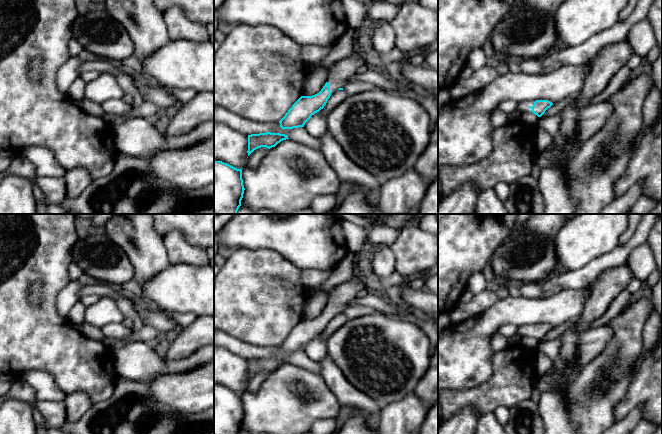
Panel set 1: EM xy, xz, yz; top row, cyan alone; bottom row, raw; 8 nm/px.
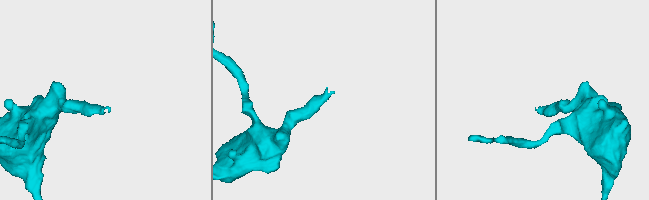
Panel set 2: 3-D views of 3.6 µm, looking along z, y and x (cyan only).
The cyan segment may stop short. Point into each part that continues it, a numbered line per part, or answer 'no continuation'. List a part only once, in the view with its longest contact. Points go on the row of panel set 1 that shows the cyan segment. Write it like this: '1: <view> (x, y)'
1: yz (523, 107)

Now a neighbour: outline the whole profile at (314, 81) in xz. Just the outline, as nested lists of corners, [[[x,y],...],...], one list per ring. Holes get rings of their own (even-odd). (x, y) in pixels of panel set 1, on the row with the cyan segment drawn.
[[[317,68],[305,75],[302,84],[302,96],[312,96],[321,91],[327,82],[328,69]]]

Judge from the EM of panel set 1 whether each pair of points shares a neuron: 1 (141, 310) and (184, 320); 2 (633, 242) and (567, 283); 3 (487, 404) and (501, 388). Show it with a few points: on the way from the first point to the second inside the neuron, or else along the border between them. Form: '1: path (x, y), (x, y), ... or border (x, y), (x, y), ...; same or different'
1: path (152, 309), (158, 309), (173, 316); same
2: path (617, 257), (602, 262), (583, 276); same
3: path (489, 400), (497, 392); same

